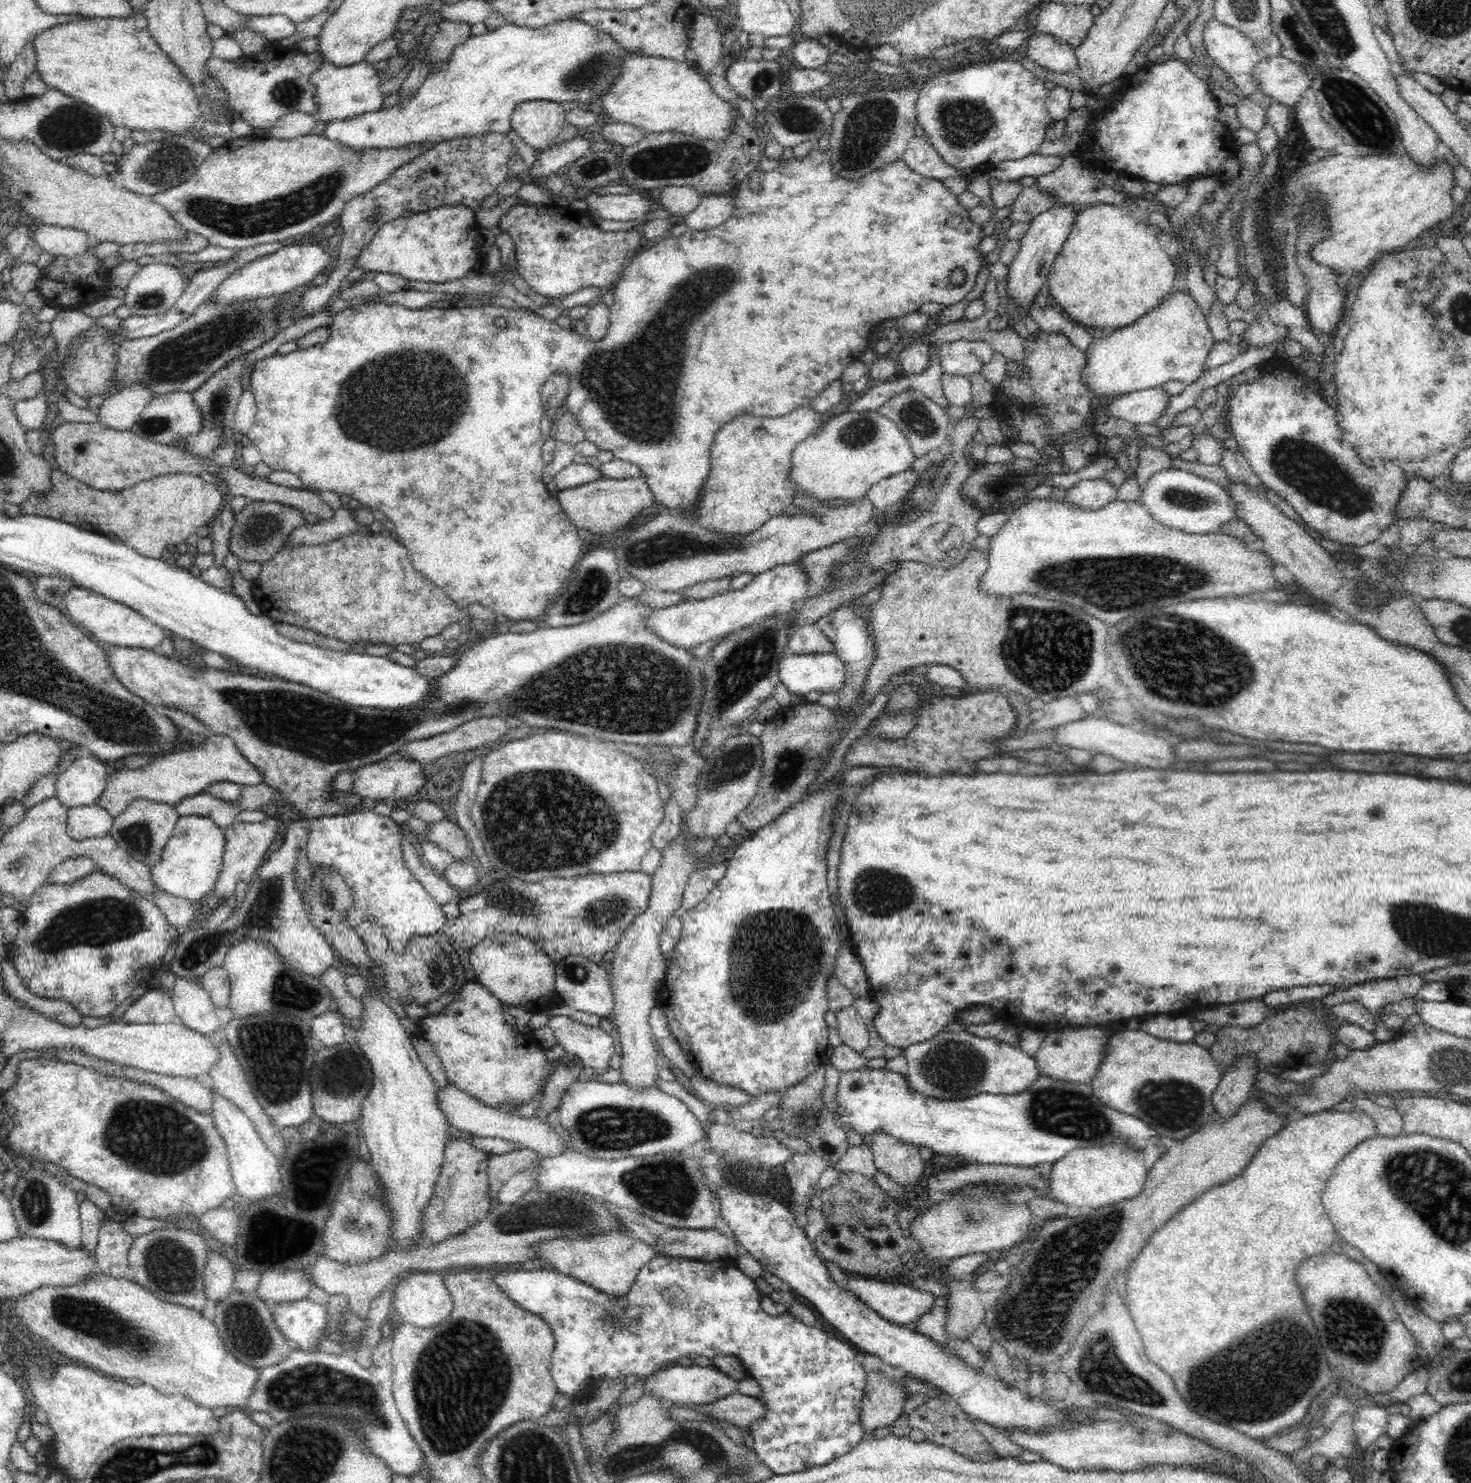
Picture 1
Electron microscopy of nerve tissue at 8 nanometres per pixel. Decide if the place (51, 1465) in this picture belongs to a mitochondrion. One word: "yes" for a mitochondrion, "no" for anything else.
no

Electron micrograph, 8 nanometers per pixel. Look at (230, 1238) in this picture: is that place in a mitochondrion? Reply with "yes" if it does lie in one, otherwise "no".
no

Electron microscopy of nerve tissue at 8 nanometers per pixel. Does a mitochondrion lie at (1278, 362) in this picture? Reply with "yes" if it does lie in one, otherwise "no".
no

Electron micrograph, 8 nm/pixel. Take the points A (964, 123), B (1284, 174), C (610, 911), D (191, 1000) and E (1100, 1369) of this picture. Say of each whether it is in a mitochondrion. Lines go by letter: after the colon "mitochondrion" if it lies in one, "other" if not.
A: mitochondrion
B: other
C: mitochondrion
D: other
E: mitochondrion

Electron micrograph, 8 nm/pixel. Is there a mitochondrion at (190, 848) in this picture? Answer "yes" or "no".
no

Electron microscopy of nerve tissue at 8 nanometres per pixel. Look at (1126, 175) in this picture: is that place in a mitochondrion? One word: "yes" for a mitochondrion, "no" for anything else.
no

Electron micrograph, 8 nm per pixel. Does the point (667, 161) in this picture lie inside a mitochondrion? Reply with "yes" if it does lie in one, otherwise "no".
yes

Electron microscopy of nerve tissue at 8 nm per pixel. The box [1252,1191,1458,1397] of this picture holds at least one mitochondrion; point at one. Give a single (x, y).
(1357, 1332)

